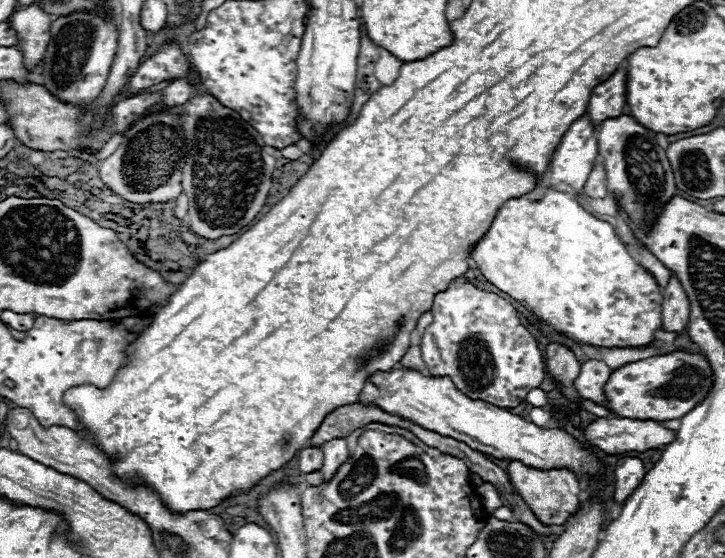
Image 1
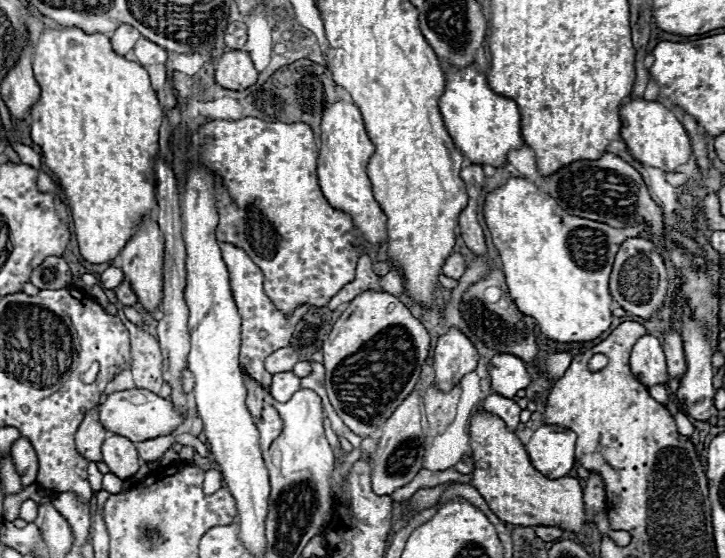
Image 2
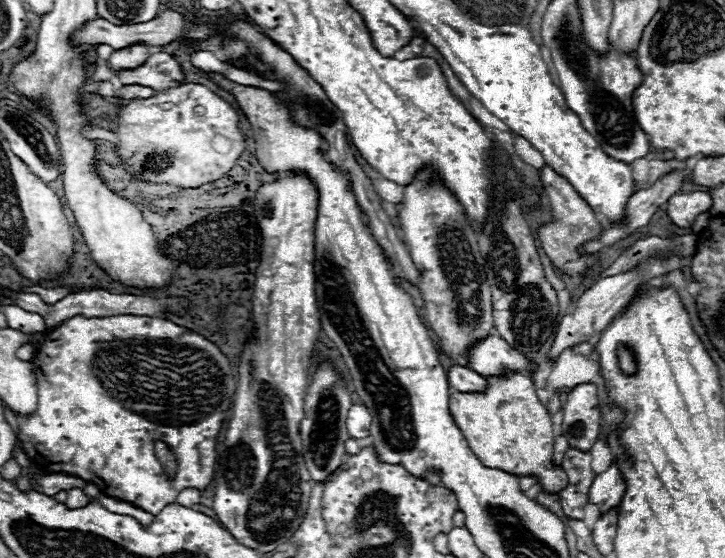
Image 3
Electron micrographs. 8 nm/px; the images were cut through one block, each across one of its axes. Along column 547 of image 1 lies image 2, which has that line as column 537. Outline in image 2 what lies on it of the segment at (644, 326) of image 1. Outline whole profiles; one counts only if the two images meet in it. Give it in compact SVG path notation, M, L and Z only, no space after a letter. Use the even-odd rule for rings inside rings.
M508 178L504 186L488 192L484 202L484 220L502 258L502 270L506 274L510 296L526 316L536 320L542 334L558 342L590 342L608 330L612 322L612 296L608 292L608 278L614 256L624 240L634 238L644 230L644 224L634 228L612 228L602 222L572 216L562 210L550 194L540 192L538 186L528 178Z

